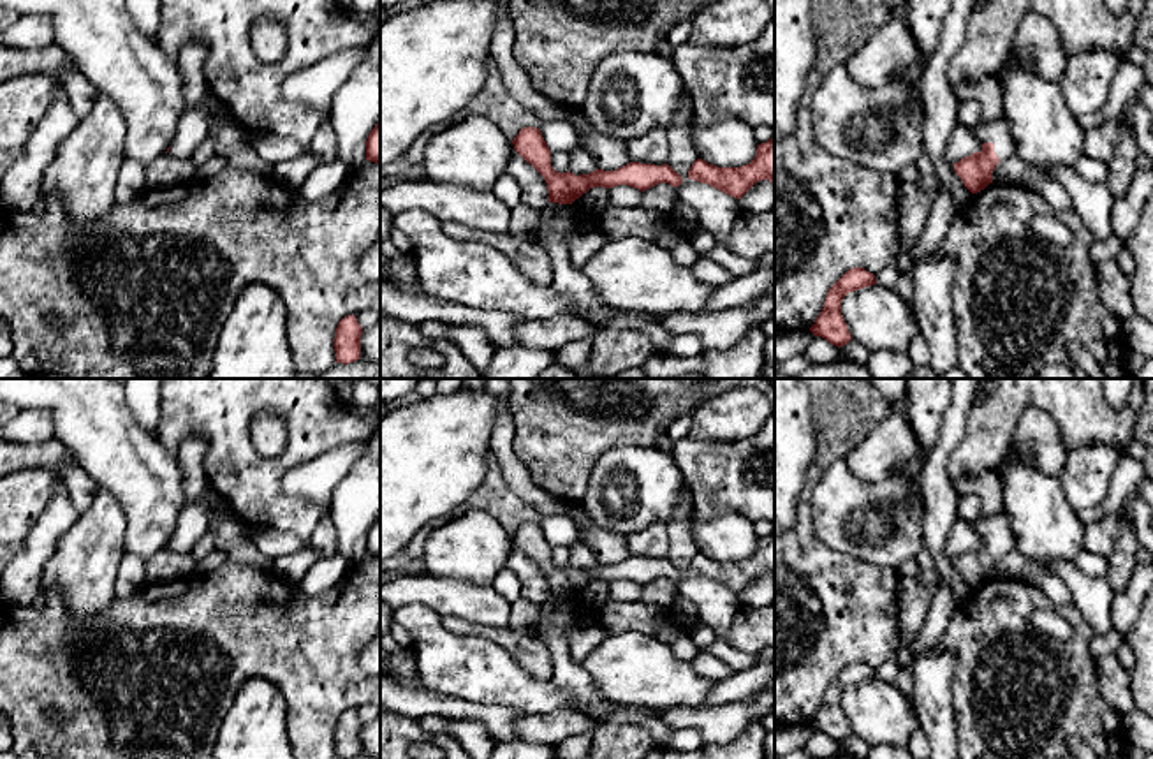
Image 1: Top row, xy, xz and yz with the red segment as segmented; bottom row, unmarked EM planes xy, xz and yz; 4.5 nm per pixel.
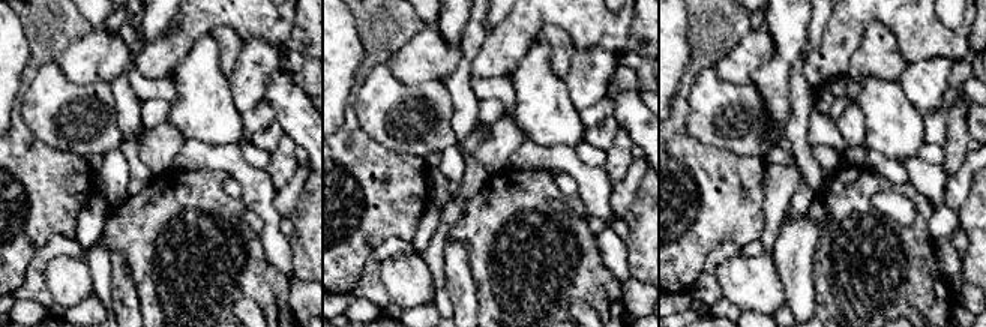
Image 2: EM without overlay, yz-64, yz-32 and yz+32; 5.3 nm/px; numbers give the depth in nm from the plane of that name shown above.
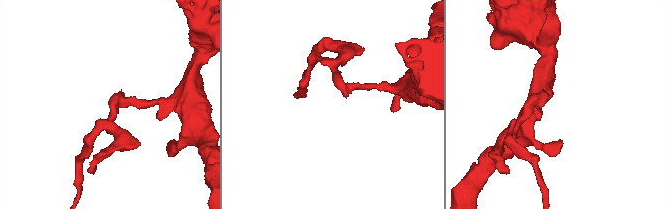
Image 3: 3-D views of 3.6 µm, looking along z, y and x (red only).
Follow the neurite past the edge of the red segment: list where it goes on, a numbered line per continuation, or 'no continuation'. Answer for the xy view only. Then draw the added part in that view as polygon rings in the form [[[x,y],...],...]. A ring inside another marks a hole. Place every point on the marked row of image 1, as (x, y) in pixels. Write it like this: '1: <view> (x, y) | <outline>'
no continuation

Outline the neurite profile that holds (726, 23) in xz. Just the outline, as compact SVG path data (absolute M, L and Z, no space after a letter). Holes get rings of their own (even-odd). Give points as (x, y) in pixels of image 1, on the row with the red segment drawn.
M716 0L692 21L690 44L739 48L757 41L773 16L764 0Z

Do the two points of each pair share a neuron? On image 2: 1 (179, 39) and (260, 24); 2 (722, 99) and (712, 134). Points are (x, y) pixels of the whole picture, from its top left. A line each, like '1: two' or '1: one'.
1: one
2: one

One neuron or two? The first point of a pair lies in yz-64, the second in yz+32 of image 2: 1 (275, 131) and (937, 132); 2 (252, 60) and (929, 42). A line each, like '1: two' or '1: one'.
1: one
2: two

